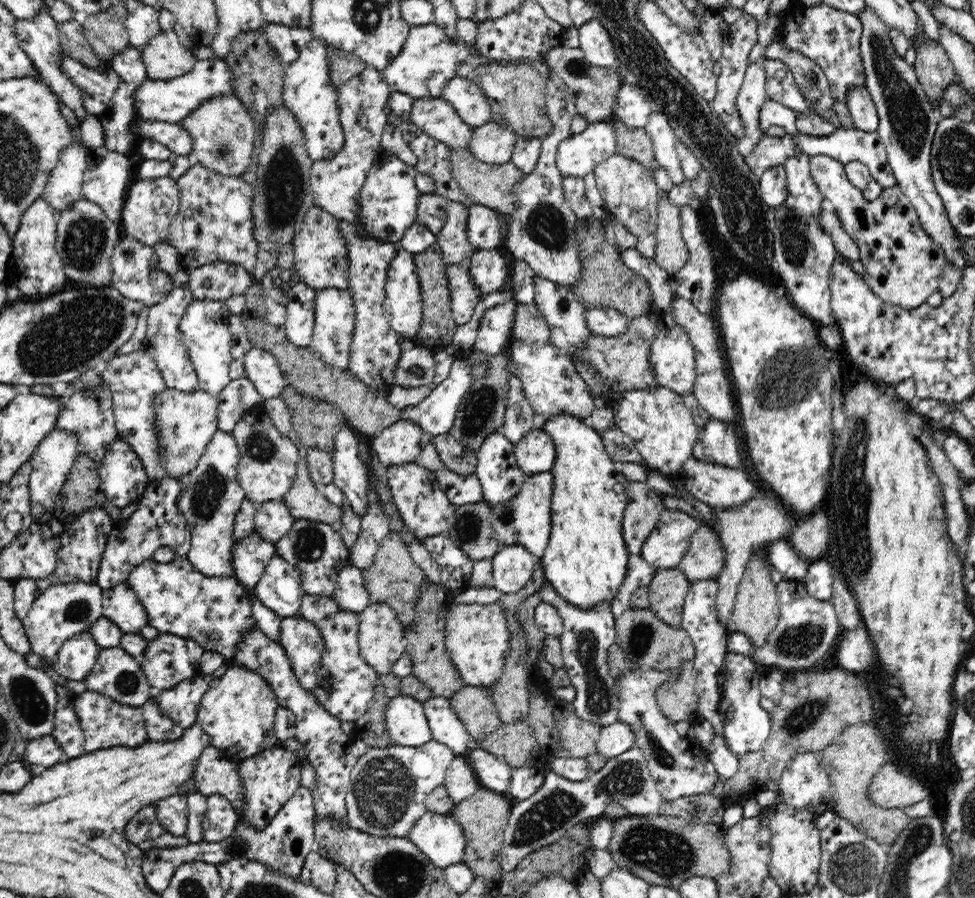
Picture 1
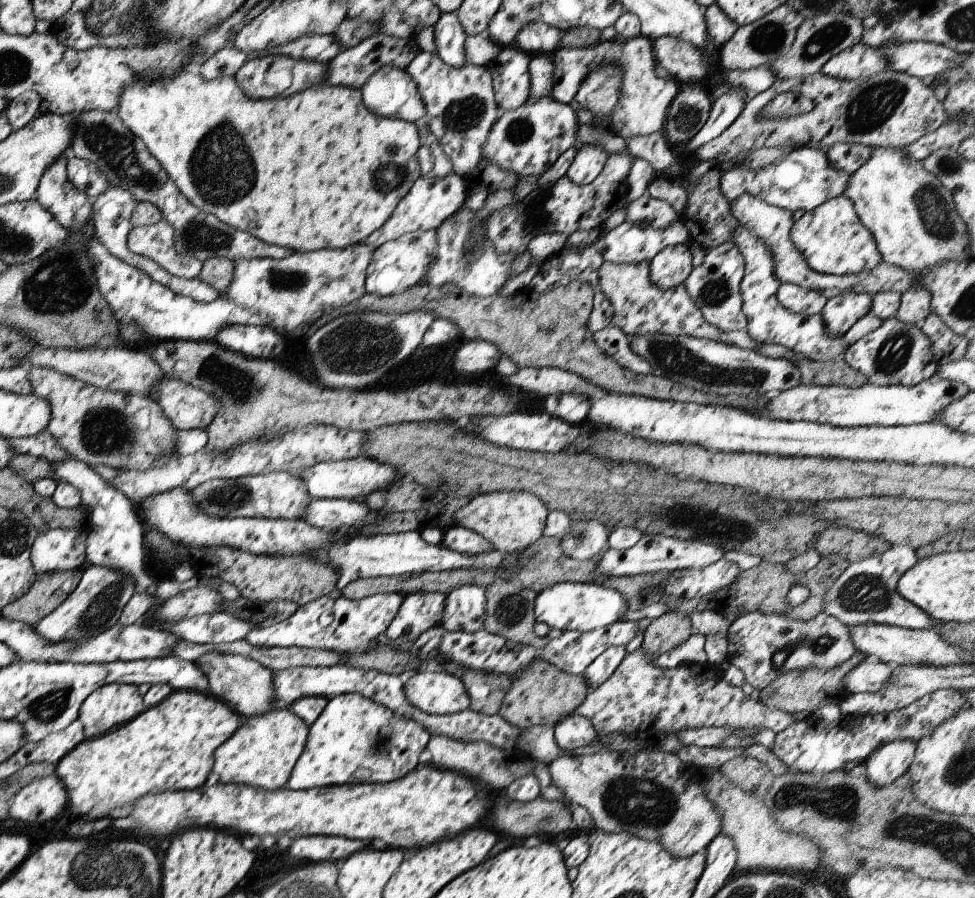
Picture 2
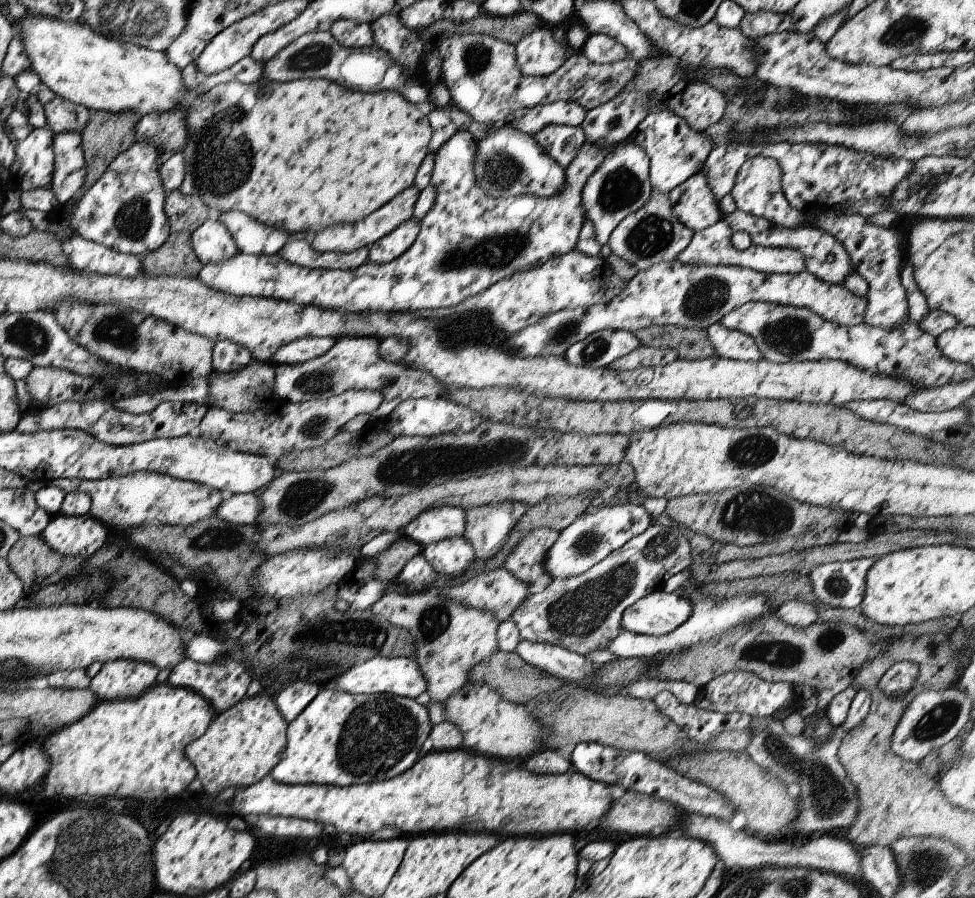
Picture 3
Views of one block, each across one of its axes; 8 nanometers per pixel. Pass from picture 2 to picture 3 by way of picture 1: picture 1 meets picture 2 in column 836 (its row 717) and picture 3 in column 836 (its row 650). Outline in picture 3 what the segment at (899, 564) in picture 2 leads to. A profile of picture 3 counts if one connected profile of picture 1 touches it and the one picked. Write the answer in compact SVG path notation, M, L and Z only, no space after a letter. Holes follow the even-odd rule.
M879 558L837 561L815 567L809 574L814 596L821 605L855 608L864 600L866 572Z

